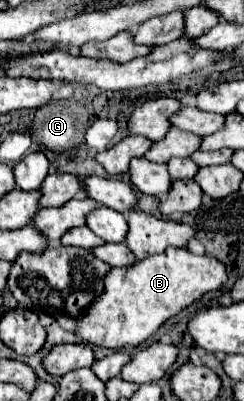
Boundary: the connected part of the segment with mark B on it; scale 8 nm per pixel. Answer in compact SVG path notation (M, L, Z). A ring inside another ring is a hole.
M166 249L164 253L146 257L142 261L138 261L132 267L114 267L108 275L106 275L106 291L90 305L88 313L84 317L78 319L78 329L76 333L92 345L102 345L106 349L132 349L142 345L144 341L148 341L170 317L178 315L180 311L184 311L186 307L190 307L192 303L200 301L202 295L210 293L210 291L218 291L224 287L224 283L228 281L226 275L226 267L224 263L220 263L218 259L204 255L192 255L186 249Z

